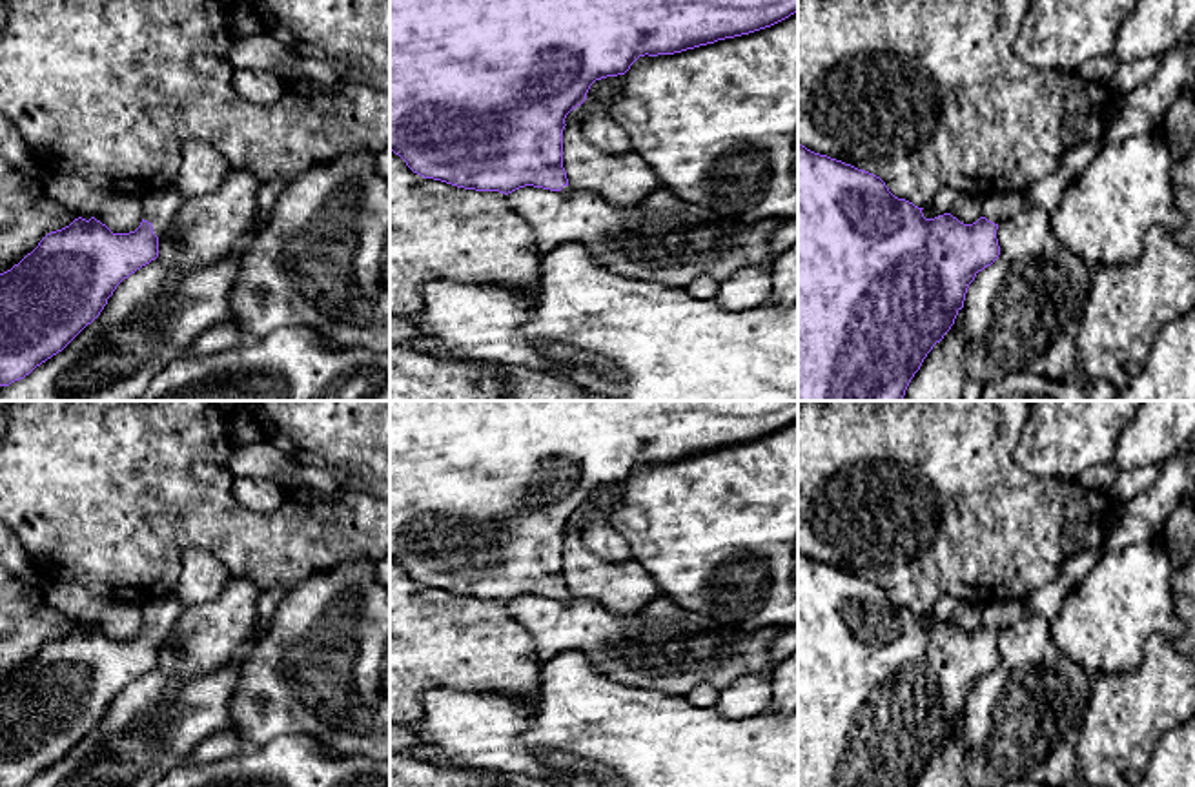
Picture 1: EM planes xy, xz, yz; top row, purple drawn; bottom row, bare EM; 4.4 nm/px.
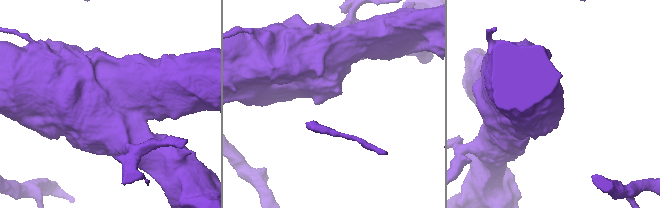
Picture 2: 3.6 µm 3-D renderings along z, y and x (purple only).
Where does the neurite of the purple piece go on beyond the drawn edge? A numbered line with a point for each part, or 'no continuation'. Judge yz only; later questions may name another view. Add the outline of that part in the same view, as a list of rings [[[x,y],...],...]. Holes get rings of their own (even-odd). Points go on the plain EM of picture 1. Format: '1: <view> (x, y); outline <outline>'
1: yz (999, 614); outline [[[1015,598],[1009,601],[993,601],[984,607],[982,625],[986,625],[995,632],[1000,632],[1026,616],[1029,616],[1026,598]]]

